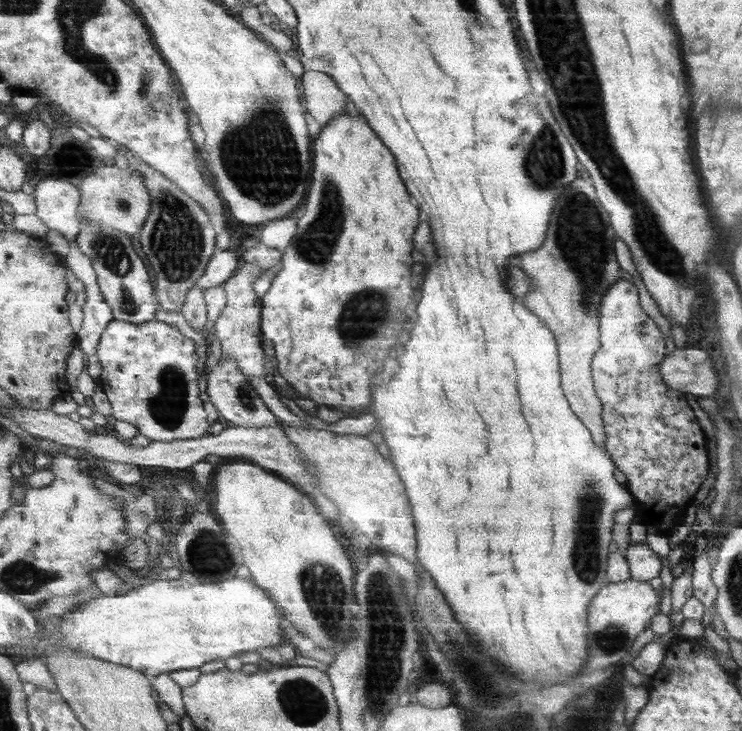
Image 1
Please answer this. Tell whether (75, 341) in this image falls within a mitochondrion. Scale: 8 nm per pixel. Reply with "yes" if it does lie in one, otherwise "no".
no

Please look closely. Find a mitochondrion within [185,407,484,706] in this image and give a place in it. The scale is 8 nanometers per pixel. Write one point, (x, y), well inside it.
(319, 582)

